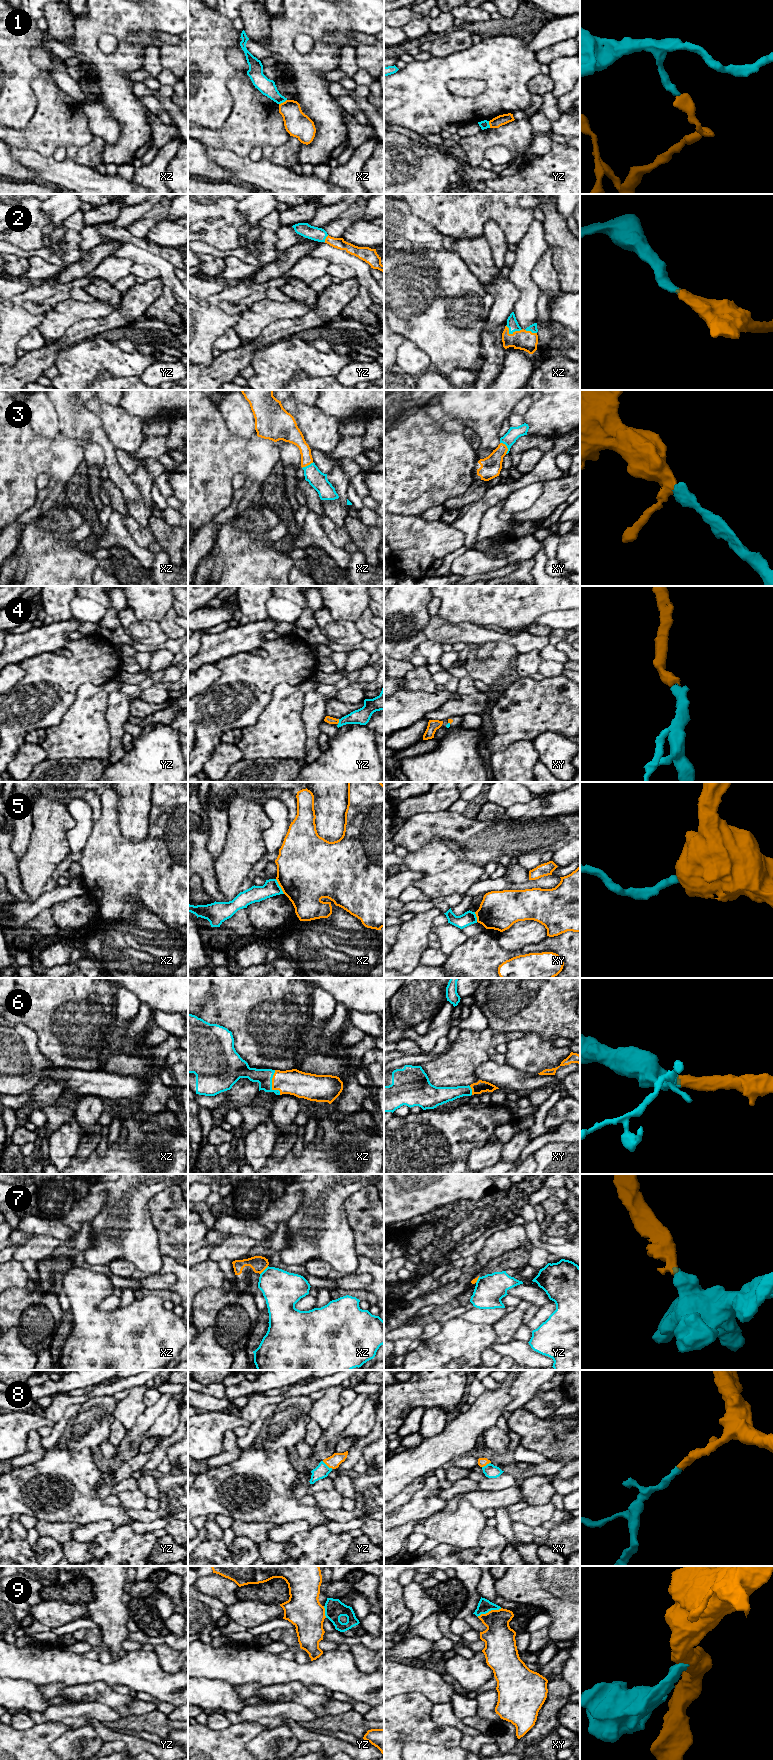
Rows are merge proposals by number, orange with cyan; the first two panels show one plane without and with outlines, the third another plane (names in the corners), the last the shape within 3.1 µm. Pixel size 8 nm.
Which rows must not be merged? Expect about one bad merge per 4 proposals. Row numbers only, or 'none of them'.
1, 5, 7, 9

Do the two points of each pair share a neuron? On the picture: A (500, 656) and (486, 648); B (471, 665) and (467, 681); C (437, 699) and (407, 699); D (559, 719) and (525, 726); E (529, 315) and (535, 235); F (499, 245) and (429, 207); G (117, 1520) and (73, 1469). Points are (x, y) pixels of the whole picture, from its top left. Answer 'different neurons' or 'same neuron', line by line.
A: different neurons
B: different neurons
C: same neuron
D: same neuron
E: same neuron
F: different neurons
G: same neuron

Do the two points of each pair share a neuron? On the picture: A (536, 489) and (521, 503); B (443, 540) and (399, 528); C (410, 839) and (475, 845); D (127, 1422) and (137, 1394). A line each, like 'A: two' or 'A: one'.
A: one
B: one
C: one
D: one

